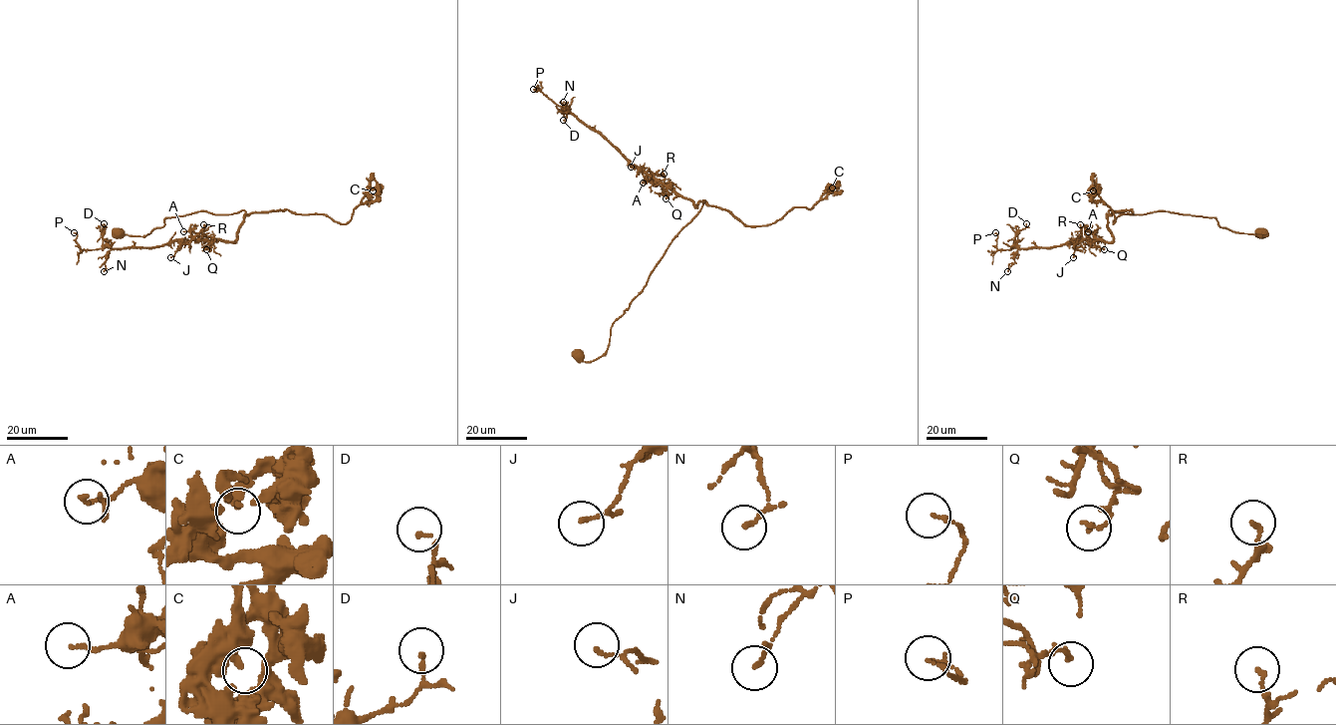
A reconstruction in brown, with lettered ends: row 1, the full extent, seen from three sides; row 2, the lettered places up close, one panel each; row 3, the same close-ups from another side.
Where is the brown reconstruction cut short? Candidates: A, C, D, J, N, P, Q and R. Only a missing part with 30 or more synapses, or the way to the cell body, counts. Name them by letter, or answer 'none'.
none

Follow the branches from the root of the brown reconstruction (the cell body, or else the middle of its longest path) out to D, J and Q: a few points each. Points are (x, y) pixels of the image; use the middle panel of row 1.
D: (578, 355), (592, 361), (605, 352), (612, 324), (704, 202), (696, 206), (677, 195), (562, 108), (563, 120)
J: (578, 355), (592, 361), (605, 352), (612, 324), (704, 202), (696, 206), (631, 167)
Q: (578, 355), (592, 361), (605, 352), (612, 324), (704, 202), (696, 206), (669, 188), (666, 198)

